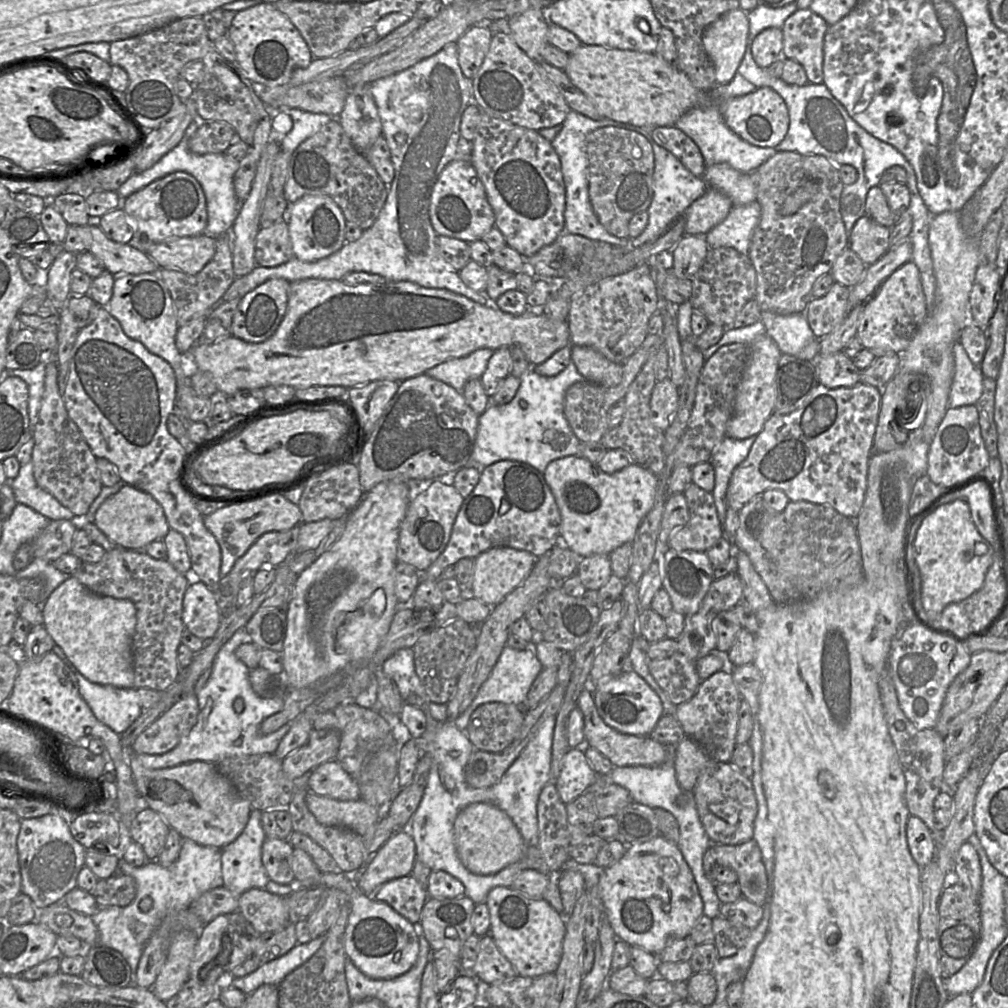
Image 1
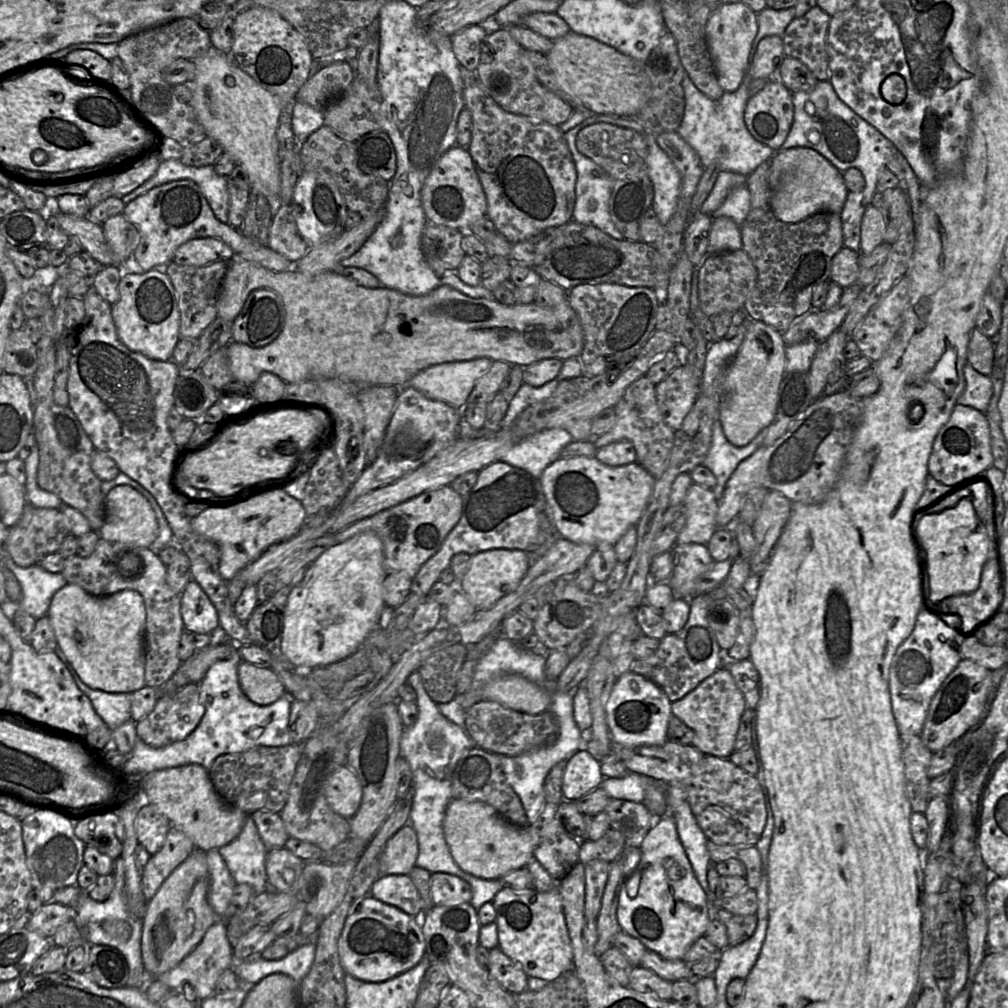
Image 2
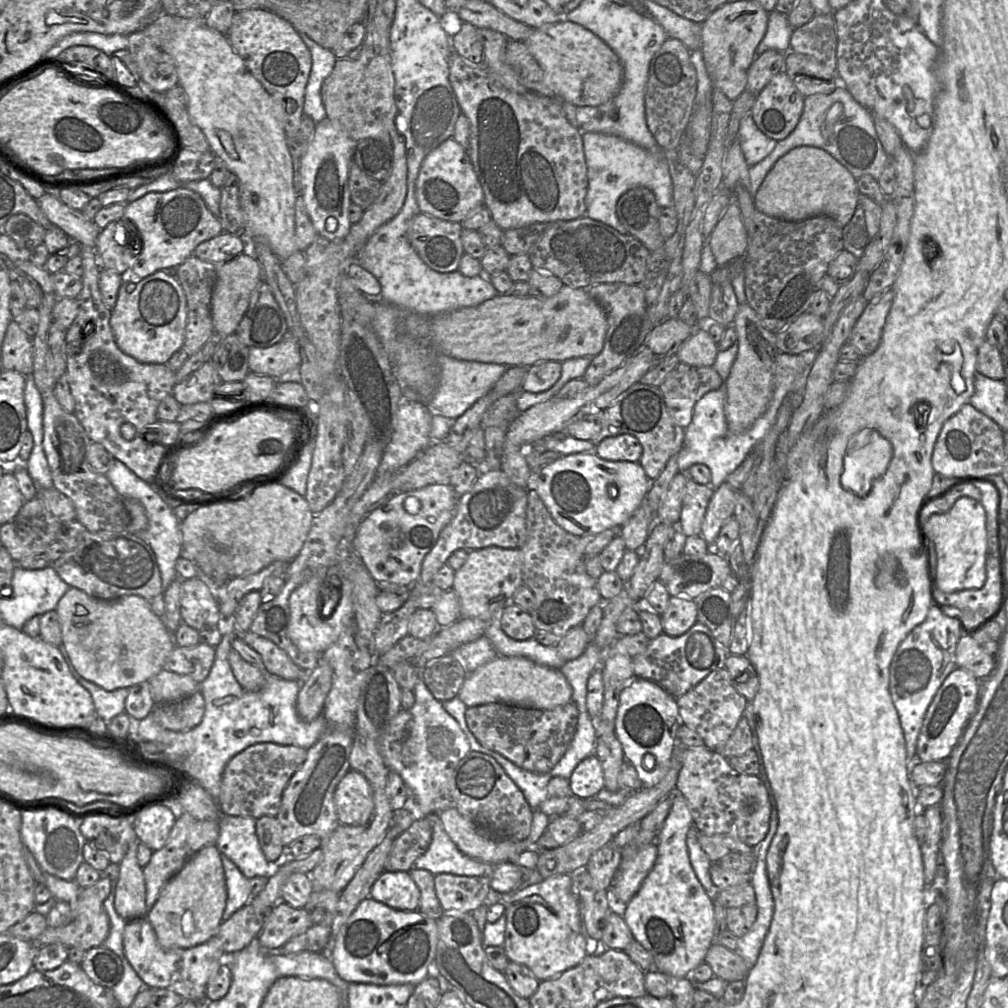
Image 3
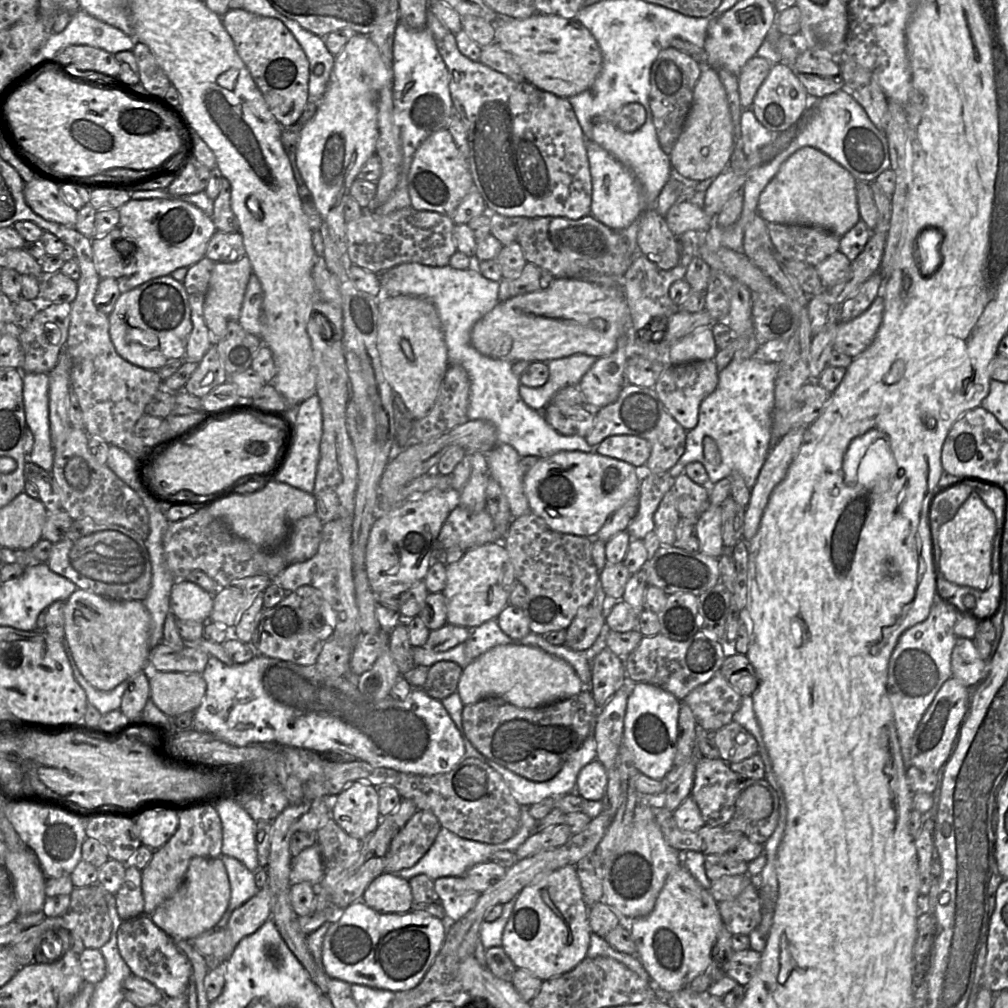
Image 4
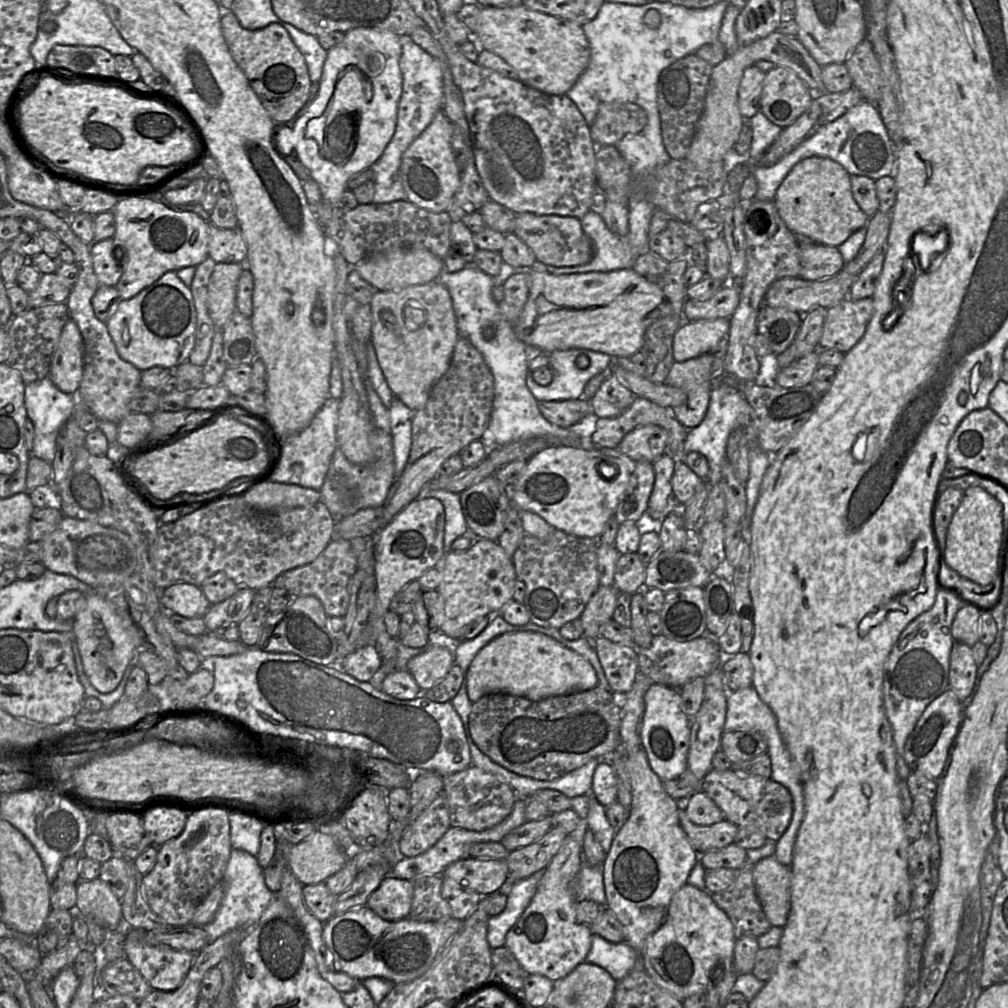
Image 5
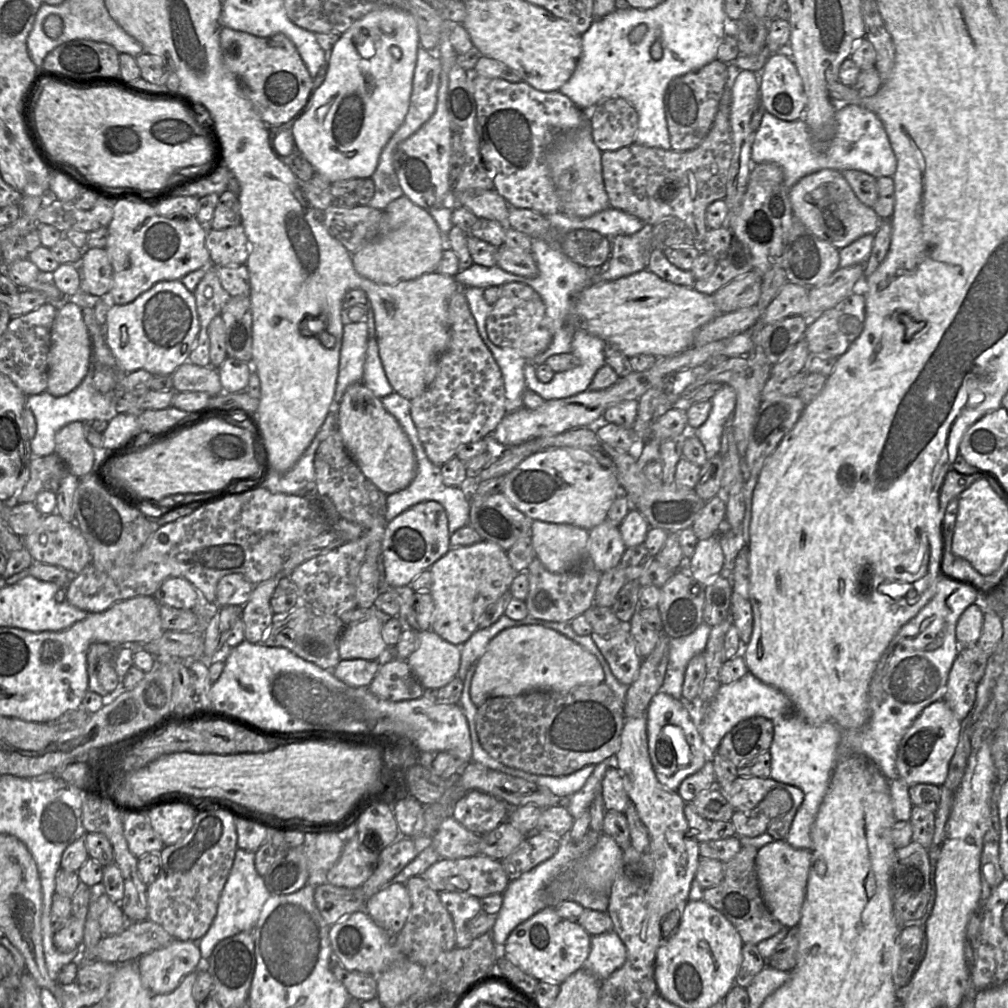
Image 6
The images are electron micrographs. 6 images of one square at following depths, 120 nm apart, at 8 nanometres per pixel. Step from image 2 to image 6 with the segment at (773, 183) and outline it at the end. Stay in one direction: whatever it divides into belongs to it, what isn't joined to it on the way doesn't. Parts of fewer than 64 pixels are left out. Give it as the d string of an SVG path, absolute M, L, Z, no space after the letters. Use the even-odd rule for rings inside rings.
M821 169L802 177L789 188L789 199L794 219L838 250L861 236L873 235L883 221L857 198L843 174L835 169Z

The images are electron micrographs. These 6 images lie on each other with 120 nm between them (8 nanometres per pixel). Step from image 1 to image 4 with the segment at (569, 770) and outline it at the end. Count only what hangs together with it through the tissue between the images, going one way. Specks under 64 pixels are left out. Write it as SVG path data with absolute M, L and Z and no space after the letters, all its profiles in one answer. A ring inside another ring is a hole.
M595 759L579 772L575 793L586 800L602 800L607 781L607 770L599 760Z

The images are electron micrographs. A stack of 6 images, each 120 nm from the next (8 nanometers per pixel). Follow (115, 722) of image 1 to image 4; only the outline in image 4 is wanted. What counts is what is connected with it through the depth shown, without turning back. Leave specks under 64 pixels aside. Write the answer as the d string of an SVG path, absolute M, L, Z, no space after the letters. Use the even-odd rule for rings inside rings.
M63 639L60 641L62 642L63 648L73 670L73 676L86 693L88 704L96 707L101 715L104 715L112 710L119 709L122 701L122 695L128 686L128 680L121 682L114 689L109 691L100 691L94 688L80 673L67 640Z

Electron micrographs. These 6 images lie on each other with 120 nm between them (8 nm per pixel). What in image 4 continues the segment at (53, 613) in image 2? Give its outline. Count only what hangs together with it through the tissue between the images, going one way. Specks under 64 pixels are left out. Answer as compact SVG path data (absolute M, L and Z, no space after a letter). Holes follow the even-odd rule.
M78 588L65 601L65 639L85 678L100 691L114 689L147 668L150 615L141 601L112 601Z

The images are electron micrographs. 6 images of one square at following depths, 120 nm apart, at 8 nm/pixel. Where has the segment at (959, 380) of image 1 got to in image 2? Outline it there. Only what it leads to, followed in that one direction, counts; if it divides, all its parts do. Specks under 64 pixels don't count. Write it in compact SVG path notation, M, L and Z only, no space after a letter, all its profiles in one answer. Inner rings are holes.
M969 361L964 366L965 390L958 397L957 404L970 406L986 413L993 392L989 376L979 373Z

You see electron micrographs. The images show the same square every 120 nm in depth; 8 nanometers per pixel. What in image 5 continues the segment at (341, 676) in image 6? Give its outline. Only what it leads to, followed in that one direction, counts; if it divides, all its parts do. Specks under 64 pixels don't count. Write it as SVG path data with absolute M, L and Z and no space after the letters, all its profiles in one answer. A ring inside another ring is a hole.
M374 645L359 647L340 660L343 671L363 682L370 682L381 664L381 656Z

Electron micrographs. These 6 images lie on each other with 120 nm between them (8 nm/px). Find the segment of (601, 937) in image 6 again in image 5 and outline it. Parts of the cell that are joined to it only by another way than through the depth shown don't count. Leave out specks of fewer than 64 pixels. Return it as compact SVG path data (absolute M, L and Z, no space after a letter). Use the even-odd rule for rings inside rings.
M593 933L591 949L585 961L600 966L619 981L631 972L637 959L638 952L626 941L612 943Z

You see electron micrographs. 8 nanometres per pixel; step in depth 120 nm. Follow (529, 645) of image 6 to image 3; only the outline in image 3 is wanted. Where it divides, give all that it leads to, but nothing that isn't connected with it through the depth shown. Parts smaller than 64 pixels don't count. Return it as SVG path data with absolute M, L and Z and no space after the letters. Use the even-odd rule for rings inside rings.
M498 655L467 674L457 696L467 707L499 702L522 708L549 710L571 701L572 688L559 669L526 657Z

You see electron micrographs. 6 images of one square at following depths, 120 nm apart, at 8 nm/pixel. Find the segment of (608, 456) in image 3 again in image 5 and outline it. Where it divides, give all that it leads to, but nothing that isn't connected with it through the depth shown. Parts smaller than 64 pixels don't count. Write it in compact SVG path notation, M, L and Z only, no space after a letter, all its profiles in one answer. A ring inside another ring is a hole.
M655 424L636 427L627 433L616 451L632 463L653 463L666 453L668 433Z

